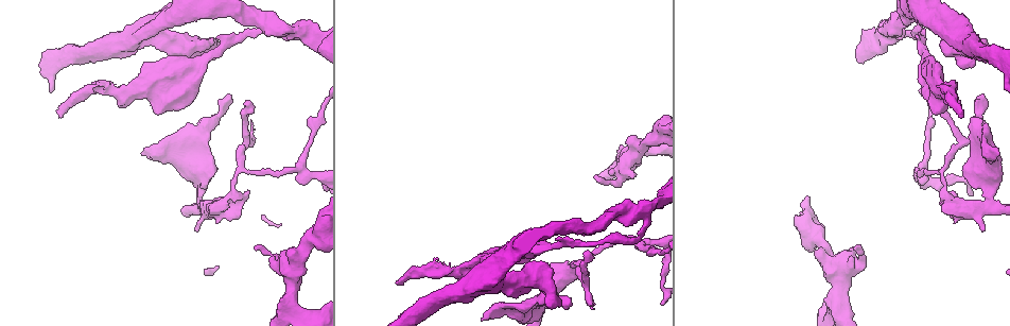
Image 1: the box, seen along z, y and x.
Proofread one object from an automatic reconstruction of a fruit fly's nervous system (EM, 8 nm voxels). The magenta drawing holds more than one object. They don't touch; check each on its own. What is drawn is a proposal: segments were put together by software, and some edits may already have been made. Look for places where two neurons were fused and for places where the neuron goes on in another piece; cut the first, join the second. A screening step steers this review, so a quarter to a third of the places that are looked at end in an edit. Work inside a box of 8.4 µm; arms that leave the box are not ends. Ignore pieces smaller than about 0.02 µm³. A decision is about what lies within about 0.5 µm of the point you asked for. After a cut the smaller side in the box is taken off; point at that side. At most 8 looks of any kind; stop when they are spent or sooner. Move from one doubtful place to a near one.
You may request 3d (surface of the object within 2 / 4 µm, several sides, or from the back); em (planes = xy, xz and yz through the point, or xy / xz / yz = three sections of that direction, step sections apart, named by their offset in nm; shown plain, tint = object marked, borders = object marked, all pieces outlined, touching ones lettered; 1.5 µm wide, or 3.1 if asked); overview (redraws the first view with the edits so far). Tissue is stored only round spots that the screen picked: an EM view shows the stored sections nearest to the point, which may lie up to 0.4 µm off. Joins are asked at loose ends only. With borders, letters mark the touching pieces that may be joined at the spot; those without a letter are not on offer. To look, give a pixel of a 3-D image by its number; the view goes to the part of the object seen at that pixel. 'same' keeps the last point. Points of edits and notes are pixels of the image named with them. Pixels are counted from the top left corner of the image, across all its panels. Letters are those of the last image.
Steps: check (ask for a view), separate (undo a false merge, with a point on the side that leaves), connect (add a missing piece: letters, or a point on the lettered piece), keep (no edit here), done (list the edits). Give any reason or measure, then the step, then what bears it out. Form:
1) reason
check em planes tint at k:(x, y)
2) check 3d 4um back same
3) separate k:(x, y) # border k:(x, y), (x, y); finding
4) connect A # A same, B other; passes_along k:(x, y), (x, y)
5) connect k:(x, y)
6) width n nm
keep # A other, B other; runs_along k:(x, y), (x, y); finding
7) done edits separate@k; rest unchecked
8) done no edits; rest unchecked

check em yz step 8 borders at 1:(558, 304)

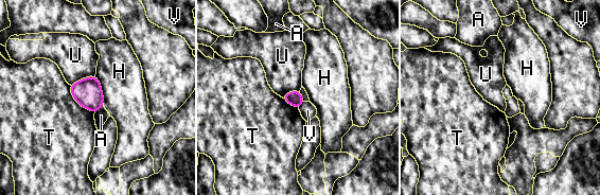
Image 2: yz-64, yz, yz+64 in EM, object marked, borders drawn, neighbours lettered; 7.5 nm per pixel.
keep # A other, H other, T other, U other, V other; border 2:(95, 75), (102, 90), (104, 104); no lettered piece goes on from it

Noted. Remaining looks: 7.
thin end
check em xz step 8 borders at 1:(982, 123)

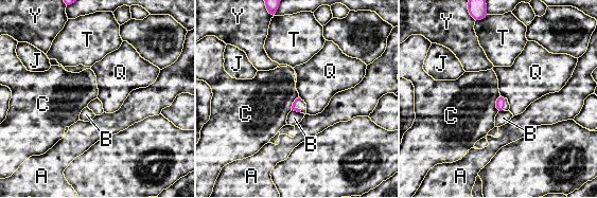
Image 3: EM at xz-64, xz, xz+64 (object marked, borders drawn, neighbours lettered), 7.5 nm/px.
another direction
check em planes borders same

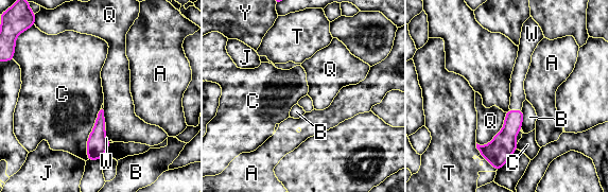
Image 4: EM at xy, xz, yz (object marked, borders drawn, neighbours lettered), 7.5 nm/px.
connect W # A other, B other, C other, J other, Q other, T other, W same, Y other; passes_along 4:(504, 141), (515, 110), (518, 97); the neuron continues

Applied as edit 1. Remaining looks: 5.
check overview

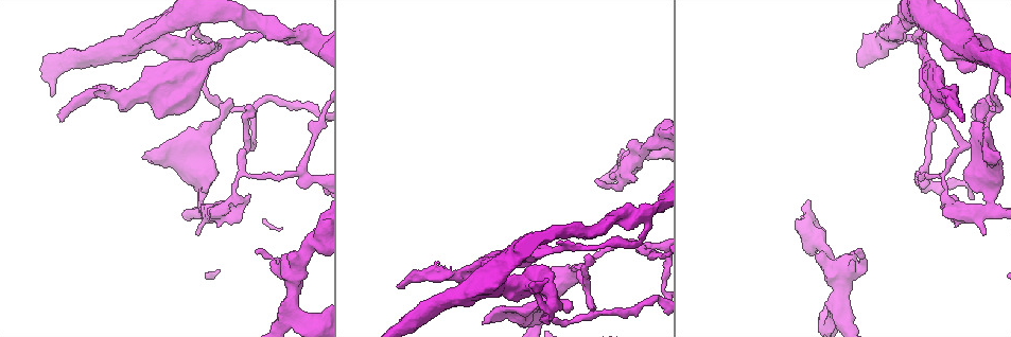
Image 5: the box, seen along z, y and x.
three-way junction
check em xy step 8 borders at 5:(925, 171)

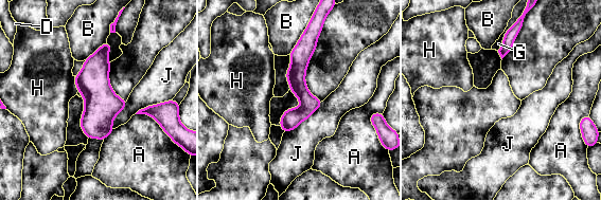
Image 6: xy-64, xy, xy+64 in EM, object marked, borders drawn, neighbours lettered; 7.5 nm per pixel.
keep # A other, B other, D other, G other, H other, J other; runs_along 6:(314, 22), (299, 58), (303, 109), (285, 128); one neuron here

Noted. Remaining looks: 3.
done edits connect@4; rest unchecked

